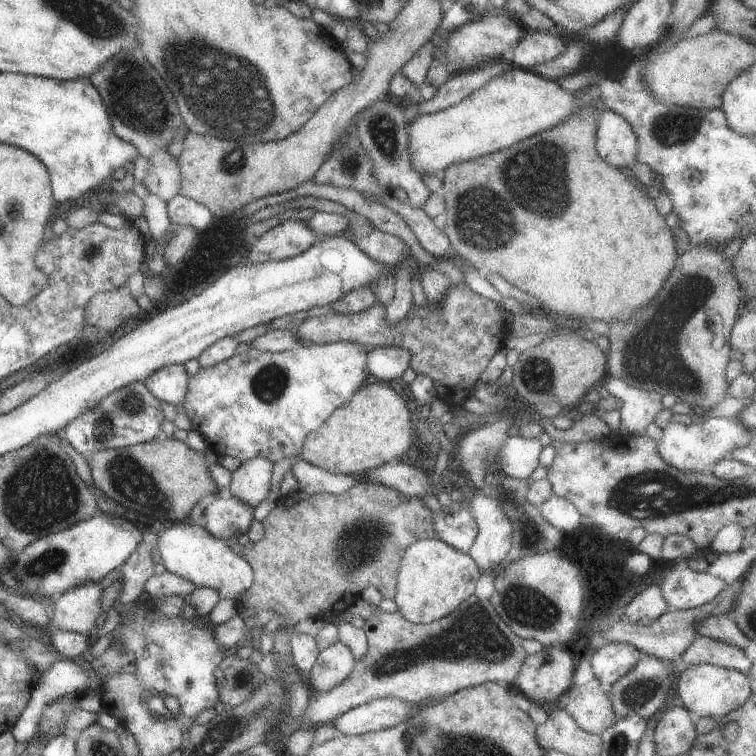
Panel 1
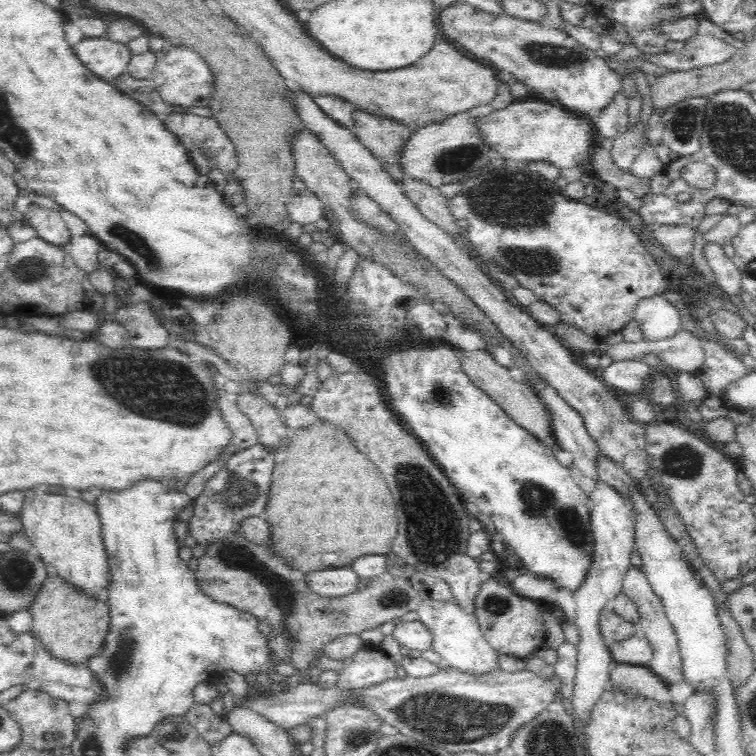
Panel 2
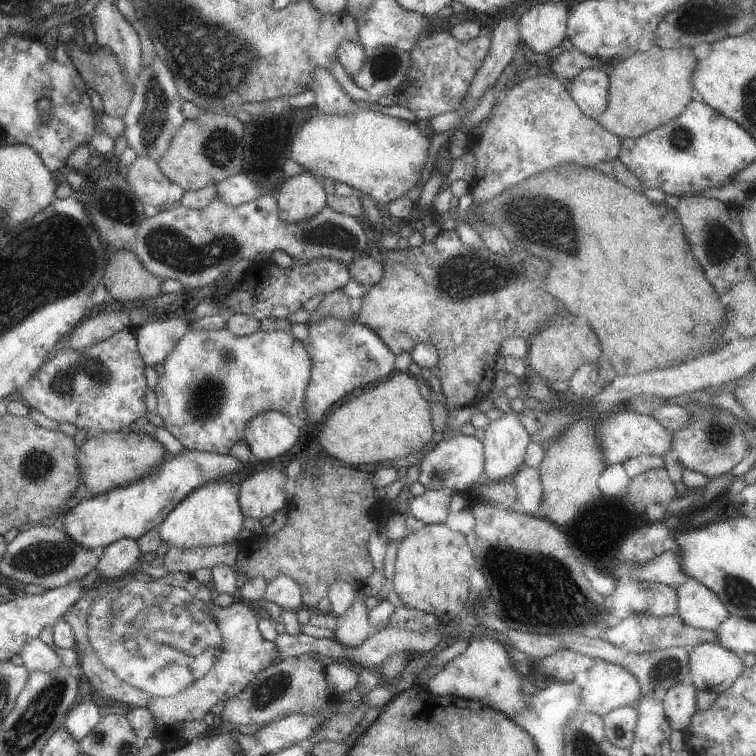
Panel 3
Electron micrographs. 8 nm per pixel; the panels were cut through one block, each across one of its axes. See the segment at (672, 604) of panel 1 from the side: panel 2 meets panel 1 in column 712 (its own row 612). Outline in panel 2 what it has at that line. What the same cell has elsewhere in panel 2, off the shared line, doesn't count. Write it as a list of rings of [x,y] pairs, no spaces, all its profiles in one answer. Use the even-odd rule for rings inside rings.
[[[600,480],[587,497],[592,506],[590,534],[594,539],[594,559],[586,574],[586,580],[573,593],[574,601],[576,601],[574,624],[579,631],[579,643],[576,646],[578,666],[576,666],[571,698],[573,710],[570,714],[578,730],[583,730],[593,704],[608,687],[609,672],[614,663],[609,651],[610,647],[606,646],[602,640],[597,618],[604,604],[621,592],[622,581],[631,565],[631,554],[635,548],[635,520],[632,519],[633,510],[626,499],[614,487]]]

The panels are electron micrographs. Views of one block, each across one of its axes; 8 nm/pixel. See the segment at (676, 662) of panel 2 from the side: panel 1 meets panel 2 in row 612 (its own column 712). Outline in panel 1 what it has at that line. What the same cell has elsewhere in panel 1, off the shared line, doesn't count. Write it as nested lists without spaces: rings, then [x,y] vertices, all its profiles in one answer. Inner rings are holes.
[[[704,635],[696,637],[680,658],[688,667],[708,663],[743,673],[748,672],[752,664],[741,648]]]

